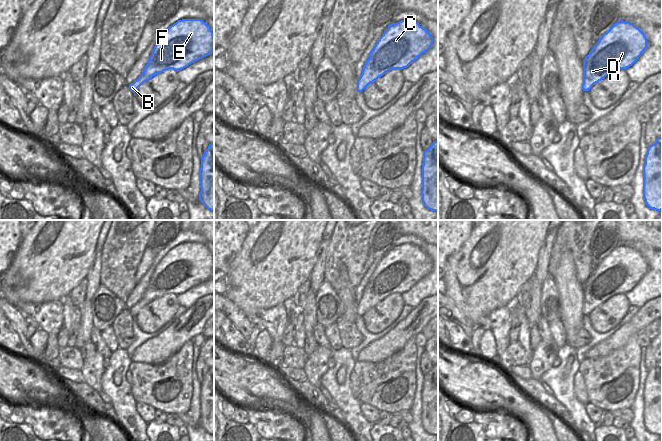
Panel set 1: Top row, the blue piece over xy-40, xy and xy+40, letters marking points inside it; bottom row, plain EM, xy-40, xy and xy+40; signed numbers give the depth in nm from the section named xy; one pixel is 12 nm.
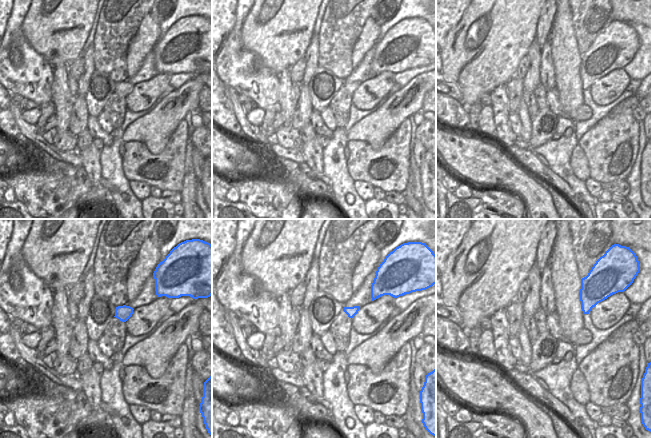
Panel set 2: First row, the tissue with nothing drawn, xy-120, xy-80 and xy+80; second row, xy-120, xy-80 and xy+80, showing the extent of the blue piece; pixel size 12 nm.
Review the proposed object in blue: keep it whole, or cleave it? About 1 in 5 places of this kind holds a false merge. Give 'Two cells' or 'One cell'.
One cell.

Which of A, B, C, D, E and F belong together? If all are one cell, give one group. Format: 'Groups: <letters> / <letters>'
Groups: A B C D E F.

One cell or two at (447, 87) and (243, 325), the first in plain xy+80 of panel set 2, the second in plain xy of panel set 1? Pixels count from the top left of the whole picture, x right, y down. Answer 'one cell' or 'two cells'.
one cell

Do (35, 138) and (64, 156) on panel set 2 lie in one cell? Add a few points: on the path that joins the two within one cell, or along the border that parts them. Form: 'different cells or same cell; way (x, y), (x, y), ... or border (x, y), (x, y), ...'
same cell; way (42, 145), (57, 154)

